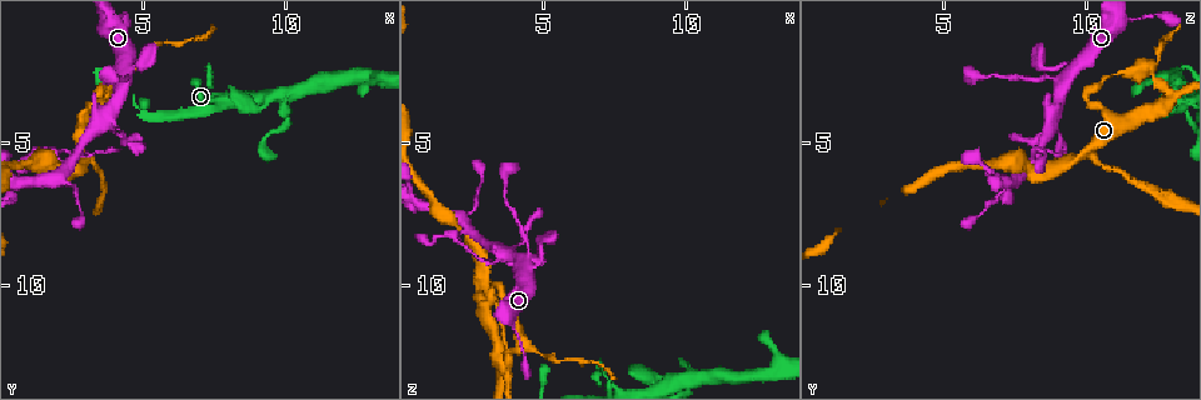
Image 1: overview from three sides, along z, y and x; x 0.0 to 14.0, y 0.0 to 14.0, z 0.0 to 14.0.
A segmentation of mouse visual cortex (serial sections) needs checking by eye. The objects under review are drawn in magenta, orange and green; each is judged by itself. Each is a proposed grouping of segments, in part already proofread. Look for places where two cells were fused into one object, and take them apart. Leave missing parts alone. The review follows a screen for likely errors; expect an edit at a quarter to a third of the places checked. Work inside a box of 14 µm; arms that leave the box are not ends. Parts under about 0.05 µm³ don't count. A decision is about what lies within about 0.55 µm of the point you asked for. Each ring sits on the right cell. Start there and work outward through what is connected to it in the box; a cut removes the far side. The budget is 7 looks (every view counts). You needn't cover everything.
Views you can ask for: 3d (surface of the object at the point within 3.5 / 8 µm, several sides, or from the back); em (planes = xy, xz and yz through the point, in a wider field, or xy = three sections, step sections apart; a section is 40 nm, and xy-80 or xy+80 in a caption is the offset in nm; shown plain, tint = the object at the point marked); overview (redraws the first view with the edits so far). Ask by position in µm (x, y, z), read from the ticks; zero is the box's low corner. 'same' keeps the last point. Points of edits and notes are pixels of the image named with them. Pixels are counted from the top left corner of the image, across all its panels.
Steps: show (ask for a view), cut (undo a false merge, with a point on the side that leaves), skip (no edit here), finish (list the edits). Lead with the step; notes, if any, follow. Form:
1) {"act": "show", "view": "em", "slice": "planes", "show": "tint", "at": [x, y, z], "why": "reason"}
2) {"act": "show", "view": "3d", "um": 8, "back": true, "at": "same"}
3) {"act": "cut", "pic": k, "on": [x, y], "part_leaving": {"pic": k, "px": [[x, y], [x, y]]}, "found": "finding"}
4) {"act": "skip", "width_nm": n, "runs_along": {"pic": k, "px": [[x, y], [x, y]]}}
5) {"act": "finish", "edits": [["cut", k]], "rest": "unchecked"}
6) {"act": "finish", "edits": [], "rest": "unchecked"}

{"act": "show", "view": "3d", "um": 3.5, "at": [10.0, 3.7, 13.4], "why": "a fork"}

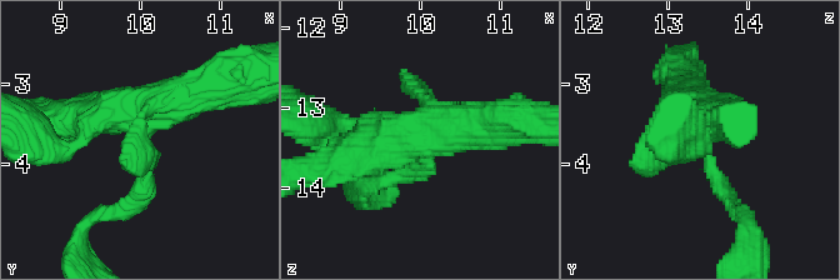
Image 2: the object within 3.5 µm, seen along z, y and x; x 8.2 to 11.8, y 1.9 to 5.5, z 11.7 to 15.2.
{"act": "show", "view": "em", "slice": "xy", "step": 3, "show": "tint", "at": "same"}

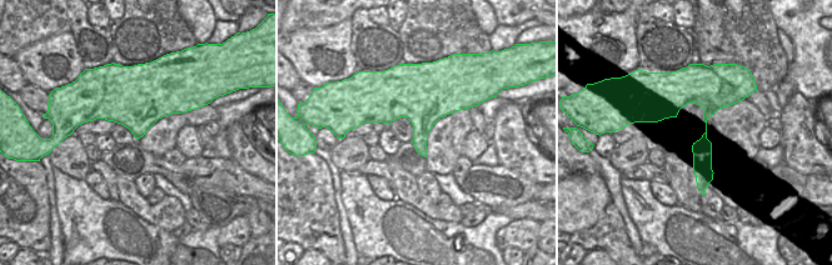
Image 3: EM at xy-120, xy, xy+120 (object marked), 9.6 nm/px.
{"act": "skip", "width_nm": 380, "runs_along": {"pic": 2, "px": [[68, 118], [155, 106], [221, 84]]}, "found": "continuous, no second cell"}

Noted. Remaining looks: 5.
{"act": "show", "view": "3d", "um": 3.5, "at": [4.5, 2.8, 9.0], "why": "four-way junction"}

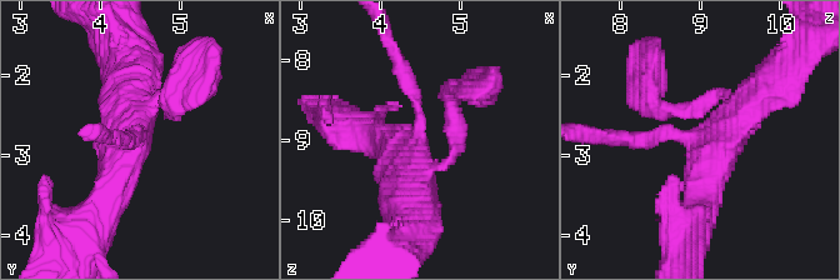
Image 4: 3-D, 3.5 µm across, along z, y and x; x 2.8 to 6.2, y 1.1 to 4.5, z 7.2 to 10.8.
{"act": "show", "view": "em", "slice": "planes", "show": "tint", "at": [4.50, 2.75, 9.00], "arms": 4, "arm_widths_nm": [150, 200, 450, 500], "why": "shape alone is not enough"}

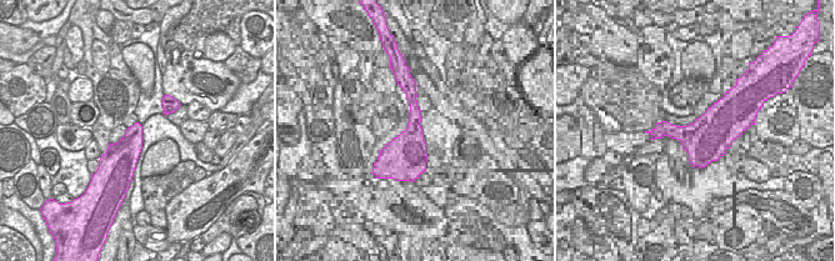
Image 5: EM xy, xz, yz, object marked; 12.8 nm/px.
{"act": "skip", "runs_along": {"pic": 4, "px": [[771, 79], [718, 144], [701, 213]]}, "found": "all the same cell"}

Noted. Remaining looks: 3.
{"act": "show", "view": "3d", "um": 3.5, "at": [4.3, 4.8, 9.1], "why": "sudden change in width"}

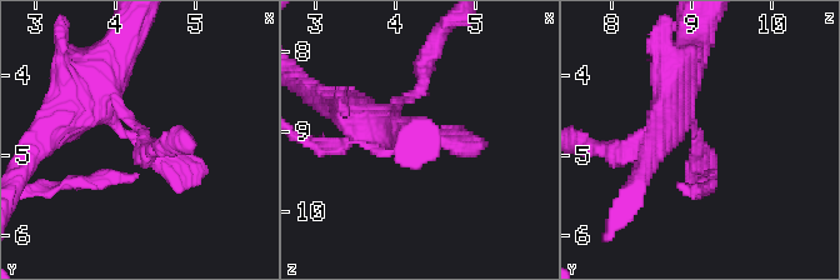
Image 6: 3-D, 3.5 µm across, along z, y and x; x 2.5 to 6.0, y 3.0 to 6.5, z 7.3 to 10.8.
{"act": "show", "view": "em", "slice": "planes", "show": "plain", "at": [4.20, 4.70, 9.10], "why": "shape alone is not enough"}

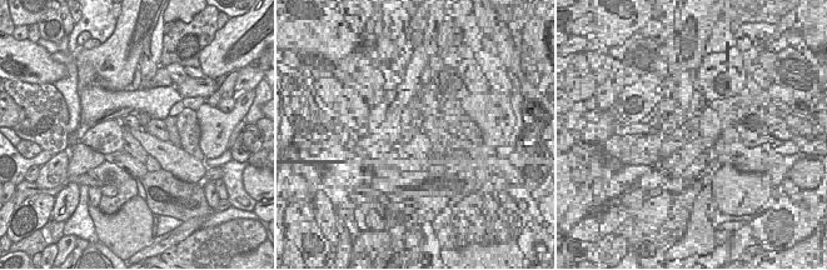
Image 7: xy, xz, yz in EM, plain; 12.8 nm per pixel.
{"act": "show", "view": "em", "slice": "planes", "show": "tint", "at": "same", "why": "with the object marked"}

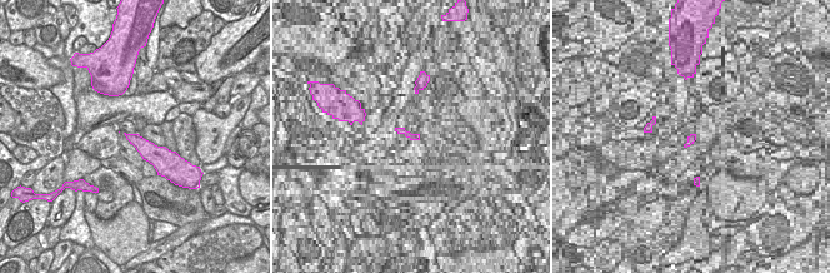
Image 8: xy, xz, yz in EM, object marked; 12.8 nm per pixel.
{"act": "skip", "runs_along": {"pic": 6, "px": [[96, 76], [85, 95], [193, 184]]}, "found": "continuous, no second cell"}

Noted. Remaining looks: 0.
{"act": "finish", "edits": [], "rest": "unchecked"}

